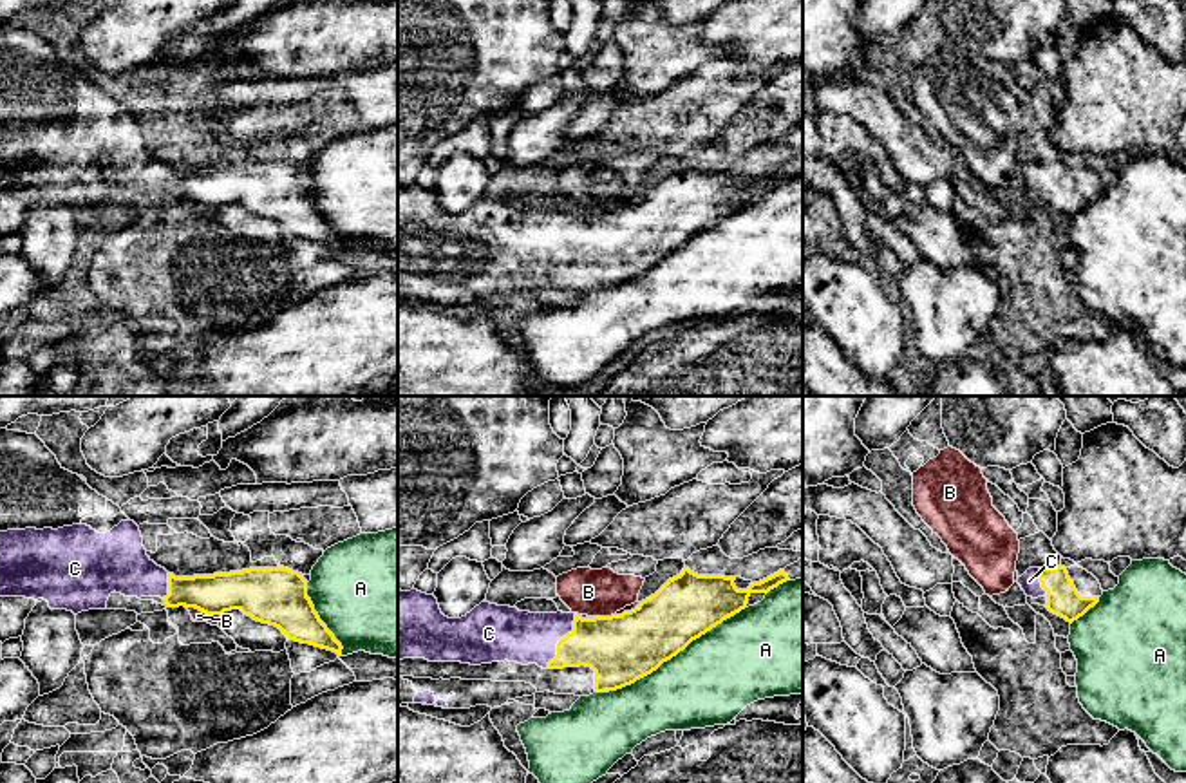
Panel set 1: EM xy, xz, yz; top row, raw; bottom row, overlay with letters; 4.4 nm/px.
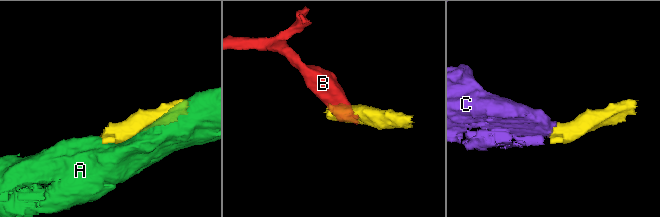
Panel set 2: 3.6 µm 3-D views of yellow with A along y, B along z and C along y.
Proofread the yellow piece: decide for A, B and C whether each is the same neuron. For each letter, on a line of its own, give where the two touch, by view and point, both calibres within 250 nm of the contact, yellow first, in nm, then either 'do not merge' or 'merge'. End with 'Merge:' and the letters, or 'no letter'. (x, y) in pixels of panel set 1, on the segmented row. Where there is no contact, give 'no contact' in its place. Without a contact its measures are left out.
A: xz (666, 660) | 300/380 nm | do not merge
B: xy (203, 612) | 220/50 nm | do not merge
C: xz (559, 641) | 280/240 nm | merge
Merge: C

